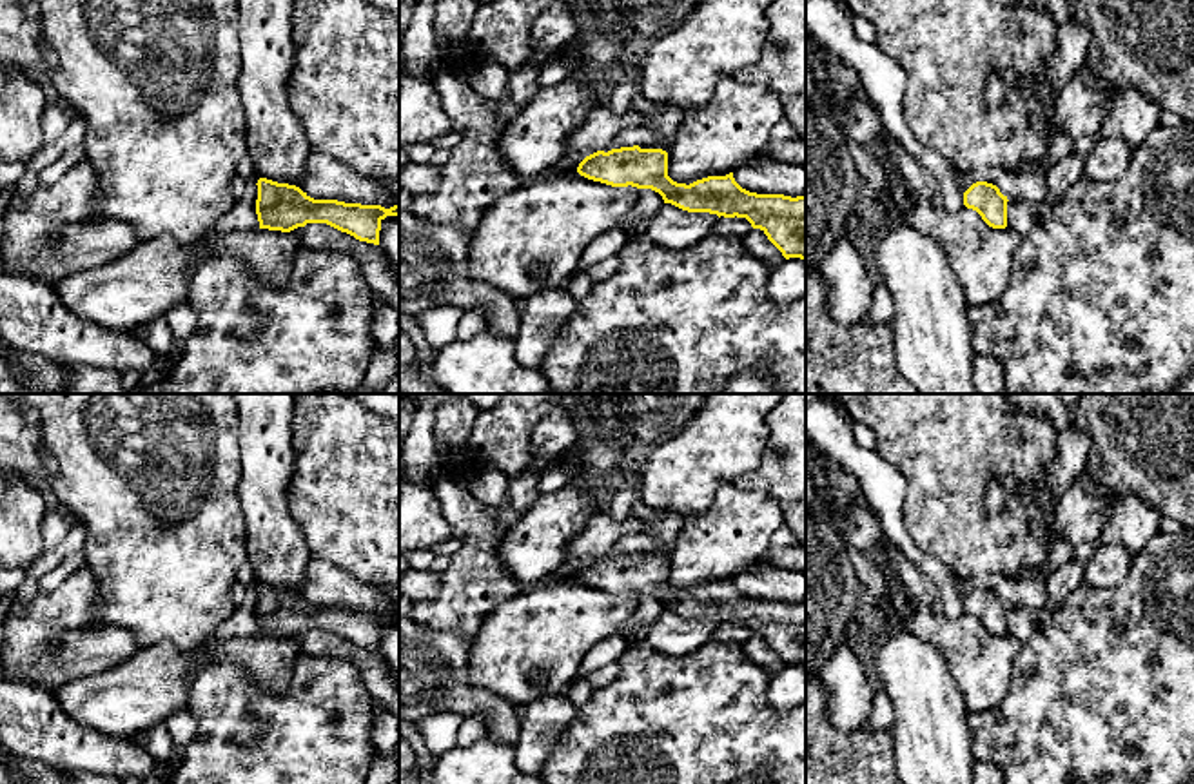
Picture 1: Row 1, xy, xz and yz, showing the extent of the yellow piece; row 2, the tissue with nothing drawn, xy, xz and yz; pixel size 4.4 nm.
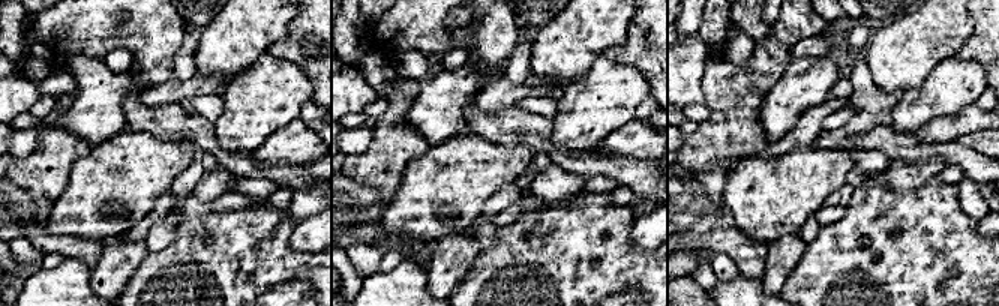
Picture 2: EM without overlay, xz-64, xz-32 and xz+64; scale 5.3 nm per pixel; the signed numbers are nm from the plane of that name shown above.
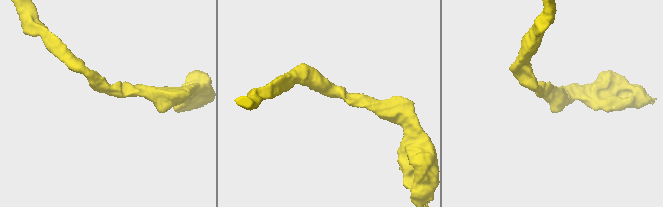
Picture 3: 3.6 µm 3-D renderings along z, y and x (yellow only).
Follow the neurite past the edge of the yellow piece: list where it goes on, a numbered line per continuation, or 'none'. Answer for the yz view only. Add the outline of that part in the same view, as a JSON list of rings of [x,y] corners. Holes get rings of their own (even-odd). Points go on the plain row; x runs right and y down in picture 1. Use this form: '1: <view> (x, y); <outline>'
none

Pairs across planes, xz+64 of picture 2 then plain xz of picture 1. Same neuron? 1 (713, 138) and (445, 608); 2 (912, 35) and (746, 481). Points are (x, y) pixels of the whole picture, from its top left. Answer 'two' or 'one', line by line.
1: one
2: two

